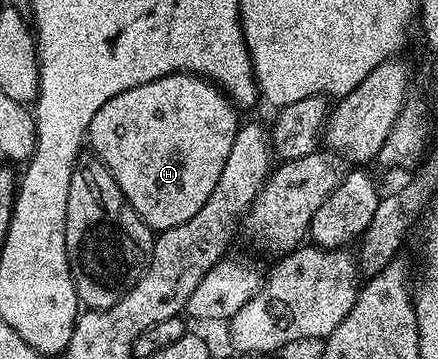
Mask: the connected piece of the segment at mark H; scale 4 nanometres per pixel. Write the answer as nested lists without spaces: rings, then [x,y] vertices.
[[[176,71],[173,75],[159,77],[155,81],[147,81],[143,85],[135,85],[135,89],[127,89],[115,97],[111,97],[111,101],[107,101],[107,105],[103,105],[103,109],[99,109],[99,113],[95,113],[95,117],[91,117],[91,125],[87,132],[87,147],[109,170],[111,177],[115,177],[123,197],[127,197],[127,201],[133,206],[135,213],[139,213],[141,220],[148,227],[153,228],[154,232],[160,233],[167,229],[175,229],[175,225],[183,225],[183,221],[191,221],[191,217],[195,217],[195,213],[199,213],[199,209],[203,209],[203,205],[207,205],[207,197],[211,197],[215,185],[219,185],[219,173],[223,173],[223,165],[227,165],[227,153],[231,153],[231,149],[235,145],[239,126],[237,114],[239,111],[233,100],[216,83],[212,83],[202,75],[194,75],[188,71]]]

